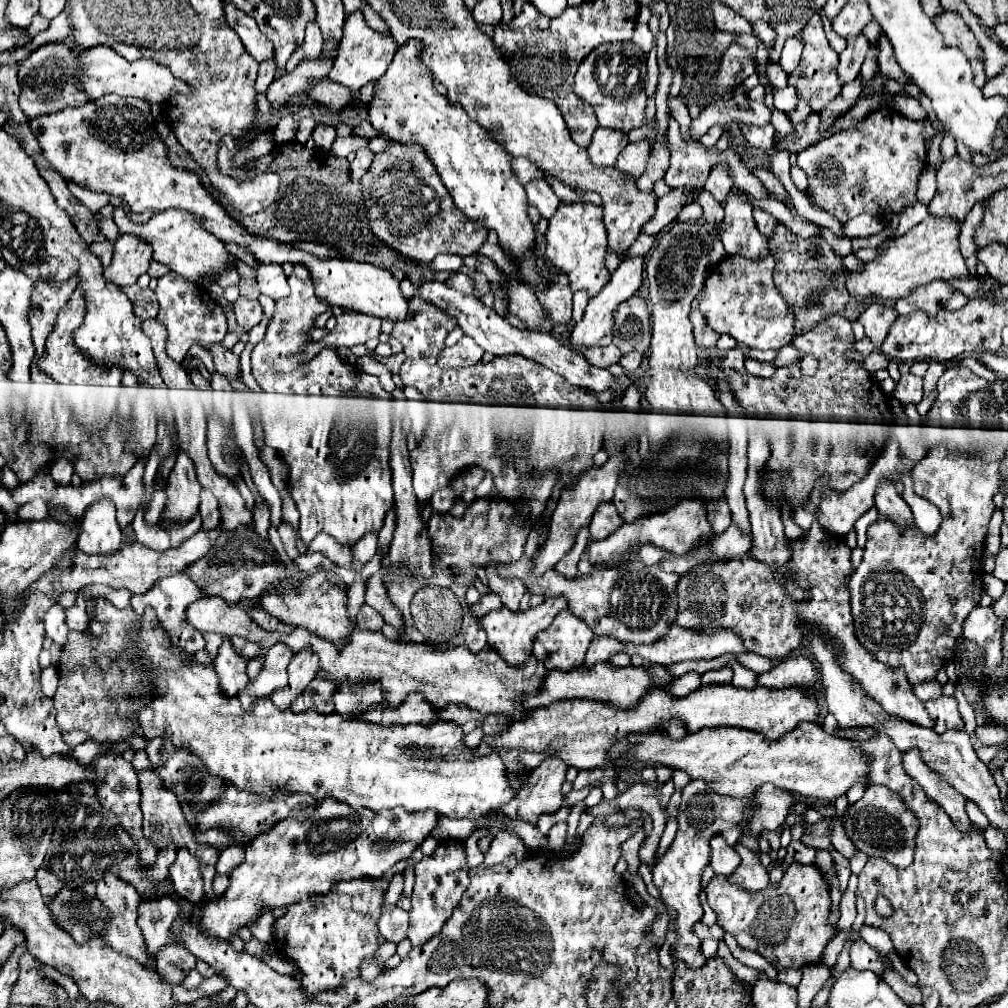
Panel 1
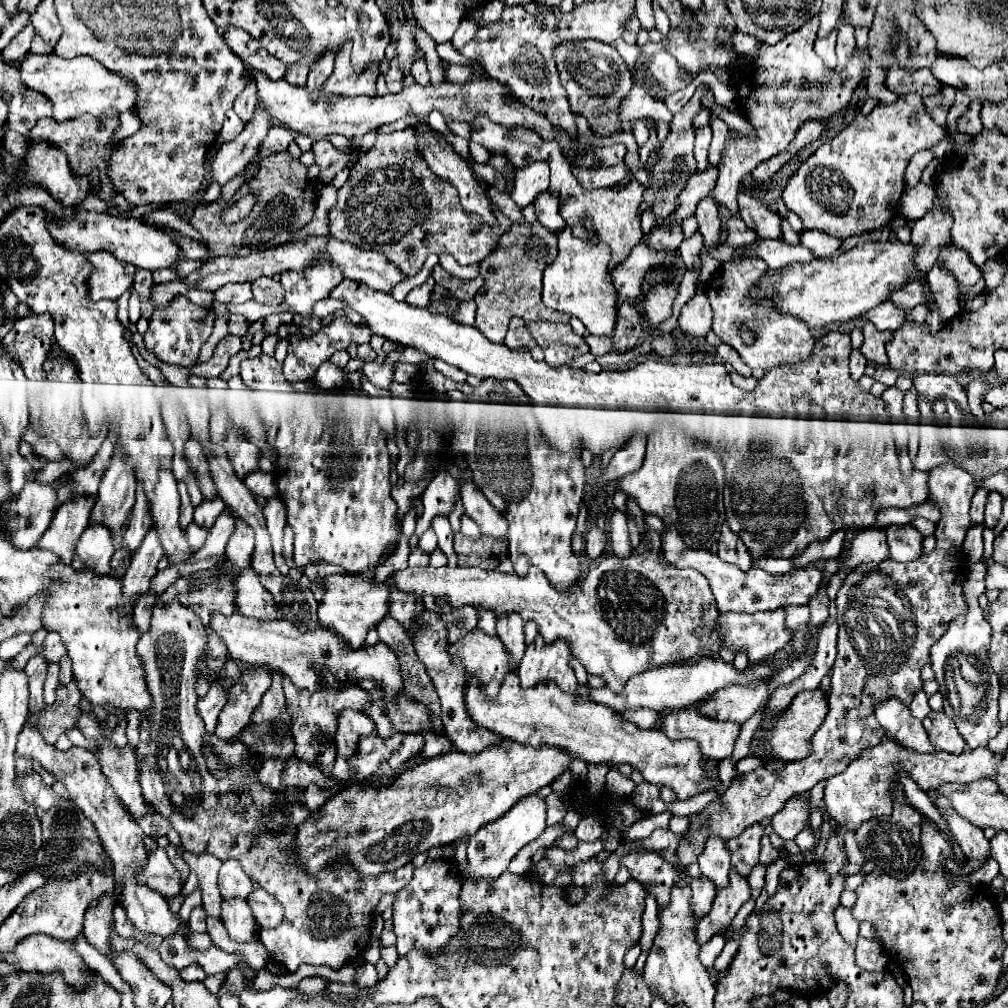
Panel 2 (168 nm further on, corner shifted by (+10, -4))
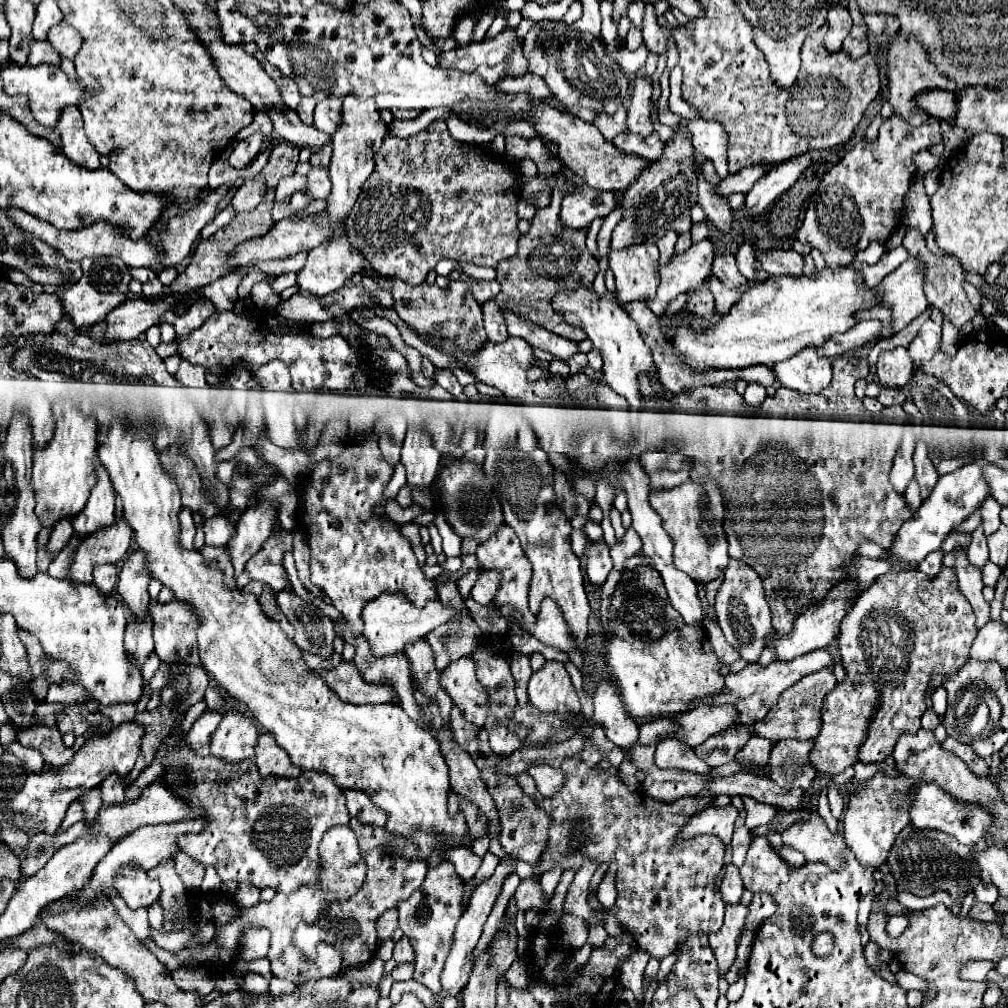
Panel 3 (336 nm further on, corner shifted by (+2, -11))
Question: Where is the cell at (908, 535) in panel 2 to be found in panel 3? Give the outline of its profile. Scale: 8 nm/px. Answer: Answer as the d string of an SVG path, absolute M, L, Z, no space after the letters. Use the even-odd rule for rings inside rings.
M937 551L937 553L929 553L927 555L927 559L925 561L921 561L919 563L919 571L923 571L925 575L929 575L929 579L935 579L937 577L937 573L941 571L941 567L943 567L943 551Z

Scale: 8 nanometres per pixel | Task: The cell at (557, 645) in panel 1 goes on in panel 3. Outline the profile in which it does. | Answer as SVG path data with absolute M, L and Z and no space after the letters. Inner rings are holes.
M547 661L541 671L535 671L531 675L527 693L529 701L541 713L561 715L561 719L579 713L579 697L573 689L569 673L559 661Z

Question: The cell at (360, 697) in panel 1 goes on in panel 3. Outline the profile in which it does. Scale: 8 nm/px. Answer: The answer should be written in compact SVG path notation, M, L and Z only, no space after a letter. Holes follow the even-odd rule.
M347 789L345 791L345 799L347 799L347 809L349 813L359 819L359 823L363 825L371 825L371 827L385 827L385 811L381 807L377 807L367 791L359 791L359 789Z

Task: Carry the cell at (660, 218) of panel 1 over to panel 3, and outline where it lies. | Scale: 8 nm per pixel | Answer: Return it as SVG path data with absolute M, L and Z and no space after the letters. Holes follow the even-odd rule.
M769 163L769 165L753 165L753 167L745 167L735 175L729 175L727 179L723 179L717 187L717 193L723 197L729 197L731 193L743 193L747 195L753 187L753 183L757 183L757 179L761 179L763 175L767 175L777 163Z

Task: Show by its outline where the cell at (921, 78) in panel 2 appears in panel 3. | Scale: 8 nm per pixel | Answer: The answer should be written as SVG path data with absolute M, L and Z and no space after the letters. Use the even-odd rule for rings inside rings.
M929 91L917 97L919 107L927 109L931 113L931 117L939 119L939 121L949 121L953 123L953 115L957 115L957 99L953 93L949 91Z

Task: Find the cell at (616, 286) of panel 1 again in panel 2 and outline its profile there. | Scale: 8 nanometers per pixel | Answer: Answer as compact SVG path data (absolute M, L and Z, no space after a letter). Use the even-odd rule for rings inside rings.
M639 244L637 248L631 250L631 254L627 256L627 260L623 260L621 264L617 264L611 272L609 278L613 280L613 286L617 288L617 306L627 302L633 302L639 294L641 294L641 284L643 284L643 276L649 268L653 266L661 266L661 264L675 264L673 258L675 252L653 252L647 246Z

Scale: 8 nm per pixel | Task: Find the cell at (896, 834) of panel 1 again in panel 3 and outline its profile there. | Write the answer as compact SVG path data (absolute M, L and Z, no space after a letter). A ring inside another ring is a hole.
M907 825L889 853L889 867L893 869L893 877L901 889L917 897L929 897L935 891L947 891L951 899L961 907L965 895L969 891L975 891L981 879L981 869L973 859L973 851L985 851L985 847L989 847L985 839L981 843L975 843L973 847L967 847L941 831L917 831L911 825Z

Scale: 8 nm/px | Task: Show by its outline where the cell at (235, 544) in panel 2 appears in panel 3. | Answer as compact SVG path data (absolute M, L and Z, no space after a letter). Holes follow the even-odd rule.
M281 531L275 533L265 547L253 555L247 563L247 575L255 581L267 583L275 593L277 591L293 591L285 567L283 567L283 555L293 549L293 533L291 531Z

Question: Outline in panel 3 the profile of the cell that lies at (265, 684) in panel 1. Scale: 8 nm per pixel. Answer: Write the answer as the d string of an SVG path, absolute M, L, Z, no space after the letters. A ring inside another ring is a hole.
M227 711L211 735L211 757L227 763L239 763L255 755L257 727L239 711Z

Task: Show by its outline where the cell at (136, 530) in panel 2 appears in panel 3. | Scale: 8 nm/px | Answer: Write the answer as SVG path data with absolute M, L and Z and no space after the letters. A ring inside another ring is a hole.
M137 549L125 561L117 585L121 601L137 615L137 619L145 619L145 609L149 607L149 593L147 593L149 581L151 575L145 567L145 555Z

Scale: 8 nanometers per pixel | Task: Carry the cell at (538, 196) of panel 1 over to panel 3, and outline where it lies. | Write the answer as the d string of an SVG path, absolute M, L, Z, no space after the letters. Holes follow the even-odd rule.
M548 176L546 182L552 189L560 189L565 195L563 195L563 203L561 203L561 223L565 227L571 227L571 229L583 229L583 227L589 227L593 219L597 217L607 217L617 205L619 201L615 199L615 193L611 191L597 191L589 185L583 185L583 187L573 187L573 191L567 192L565 189L565 178L563 176Z

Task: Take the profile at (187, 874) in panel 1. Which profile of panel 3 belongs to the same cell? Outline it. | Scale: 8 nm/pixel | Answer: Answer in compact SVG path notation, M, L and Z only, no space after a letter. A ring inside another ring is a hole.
M121 867L121 875L117 875L117 887L119 897L127 903L129 909L149 907L159 899L159 883L149 879L141 867Z

